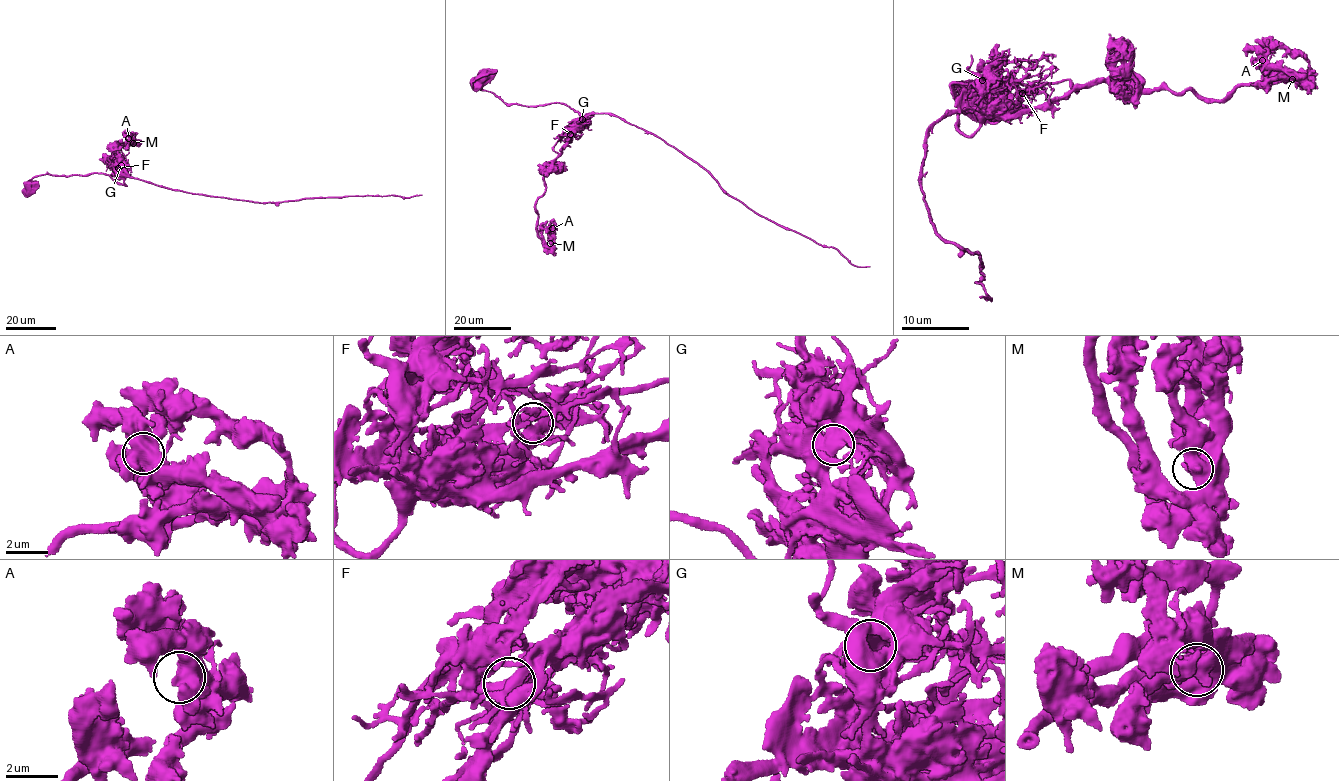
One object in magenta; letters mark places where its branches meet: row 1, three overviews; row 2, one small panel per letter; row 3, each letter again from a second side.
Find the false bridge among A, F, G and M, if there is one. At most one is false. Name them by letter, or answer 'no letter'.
G

